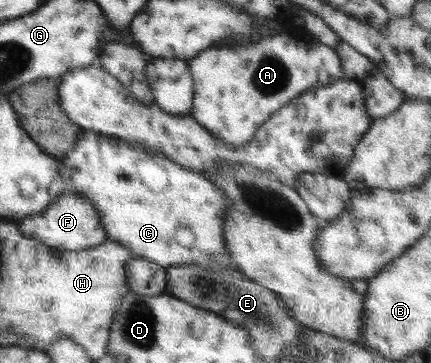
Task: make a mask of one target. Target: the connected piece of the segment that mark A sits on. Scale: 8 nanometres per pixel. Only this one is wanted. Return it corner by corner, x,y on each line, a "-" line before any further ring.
298,30
285,31
274,36
267,35
246,46
209,47
188,62
194,86
191,115
213,136
233,146
249,142
256,128
263,125
277,109
287,105
291,99
301,96
309,89
321,88
337,79
345,78
337,50
321,43
315,35

